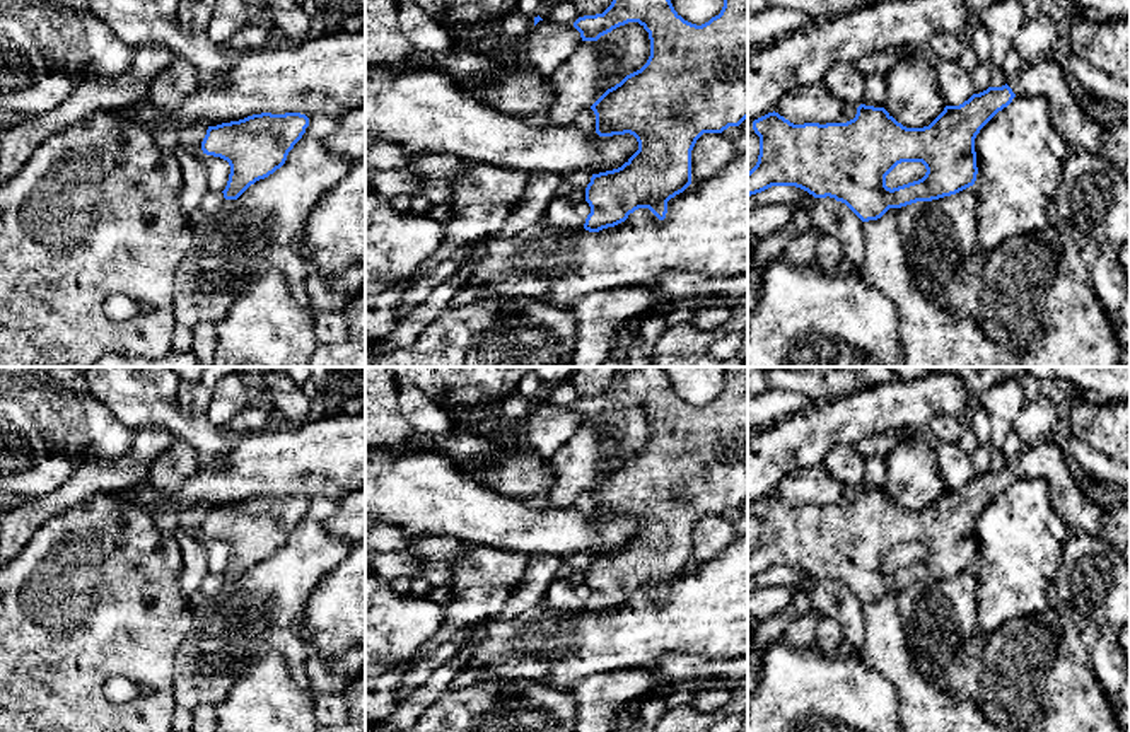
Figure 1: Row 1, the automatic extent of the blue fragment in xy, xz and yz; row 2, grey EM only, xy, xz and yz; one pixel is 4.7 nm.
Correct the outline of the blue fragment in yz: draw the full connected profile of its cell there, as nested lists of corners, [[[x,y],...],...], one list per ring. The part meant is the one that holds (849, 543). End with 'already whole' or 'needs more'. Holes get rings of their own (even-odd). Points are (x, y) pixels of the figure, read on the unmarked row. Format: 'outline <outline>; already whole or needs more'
outline [[[1043,437],[1024,445],[1019,456],[1002,469],[988,469],[973,476],[959,488],[944,493],[923,510],[906,510],[884,490],[860,486],[853,502],[847,505],[794,507],[778,495],[768,495],[753,503],[760,519],[756,548],[748,555],[748,578],[772,568],[795,568],[814,580],[835,580],[845,585],[862,604],[881,601],[889,590],[901,590],[917,584],[932,584],[956,577],[975,566],[978,549],[975,520],[980,512],[1016,478],[1040,478],[1048,486],[1048,497],[1072,531],[1101,536],[1106,531],[1108,508],[1089,500],[1074,479],[1063,442]],[[901,544],[922,544],[927,551],[918,563],[888,570],[886,558]]]; needs more

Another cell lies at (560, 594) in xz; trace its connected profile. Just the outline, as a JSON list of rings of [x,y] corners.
[[[555,577],[546,590],[548,602],[558,609],[579,613],[585,602],[575,594],[575,587],[563,577]]]

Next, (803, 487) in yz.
[[[821,464],[792,471],[778,483],[775,495],[794,507],[826,507],[853,502],[857,488],[838,483]]]

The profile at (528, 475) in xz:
[[[531,449],[510,459],[500,459],[495,466],[485,468],[478,457],[457,462],[478,485],[490,488],[507,498],[524,500],[531,495],[550,493],[553,486],[553,473],[550,459],[543,459]]]

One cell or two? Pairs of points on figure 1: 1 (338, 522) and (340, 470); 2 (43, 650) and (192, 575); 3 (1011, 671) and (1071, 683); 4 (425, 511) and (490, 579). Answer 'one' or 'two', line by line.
1: two
2: two
3: one
4: two

